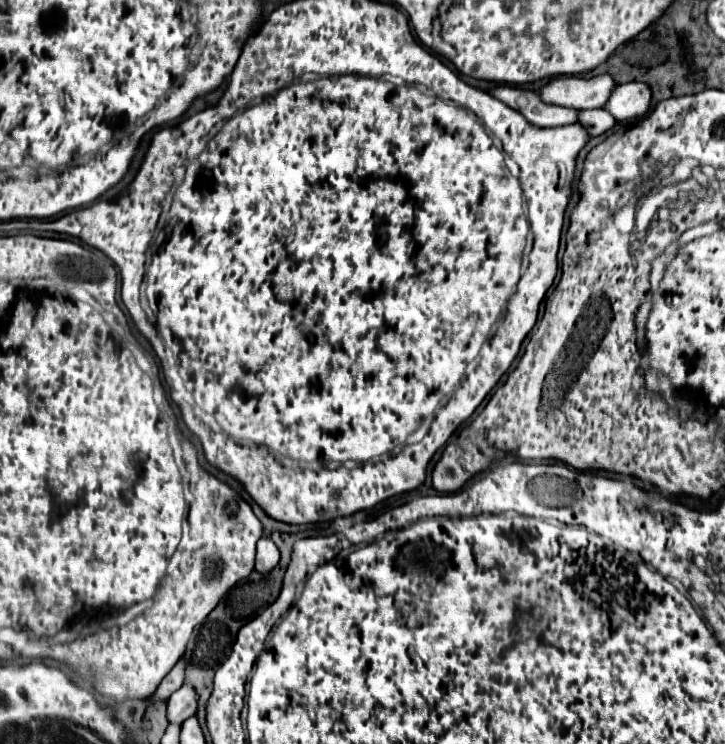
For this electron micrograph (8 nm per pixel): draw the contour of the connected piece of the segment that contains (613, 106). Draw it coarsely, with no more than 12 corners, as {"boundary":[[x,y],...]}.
{"boundary":[[646,83],[618,85],[604,109],[618,121],[648,113]]}

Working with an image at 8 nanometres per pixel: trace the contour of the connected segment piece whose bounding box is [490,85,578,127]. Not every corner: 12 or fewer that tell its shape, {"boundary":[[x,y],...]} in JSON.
{"boundary":[[502,85],[490,93],[532,125],[562,127],[578,111],[552,107],[536,91]]}

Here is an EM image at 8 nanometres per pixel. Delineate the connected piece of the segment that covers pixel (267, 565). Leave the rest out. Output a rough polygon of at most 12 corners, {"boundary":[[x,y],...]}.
{"boundary":[[270,537],[256,543],[256,571],[270,573],[280,553]]}

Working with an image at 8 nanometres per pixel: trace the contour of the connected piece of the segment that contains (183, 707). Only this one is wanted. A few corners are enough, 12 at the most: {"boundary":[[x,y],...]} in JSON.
{"boundary":[[184,683],[168,699],[168,721],[196,713],[196,691]]}

